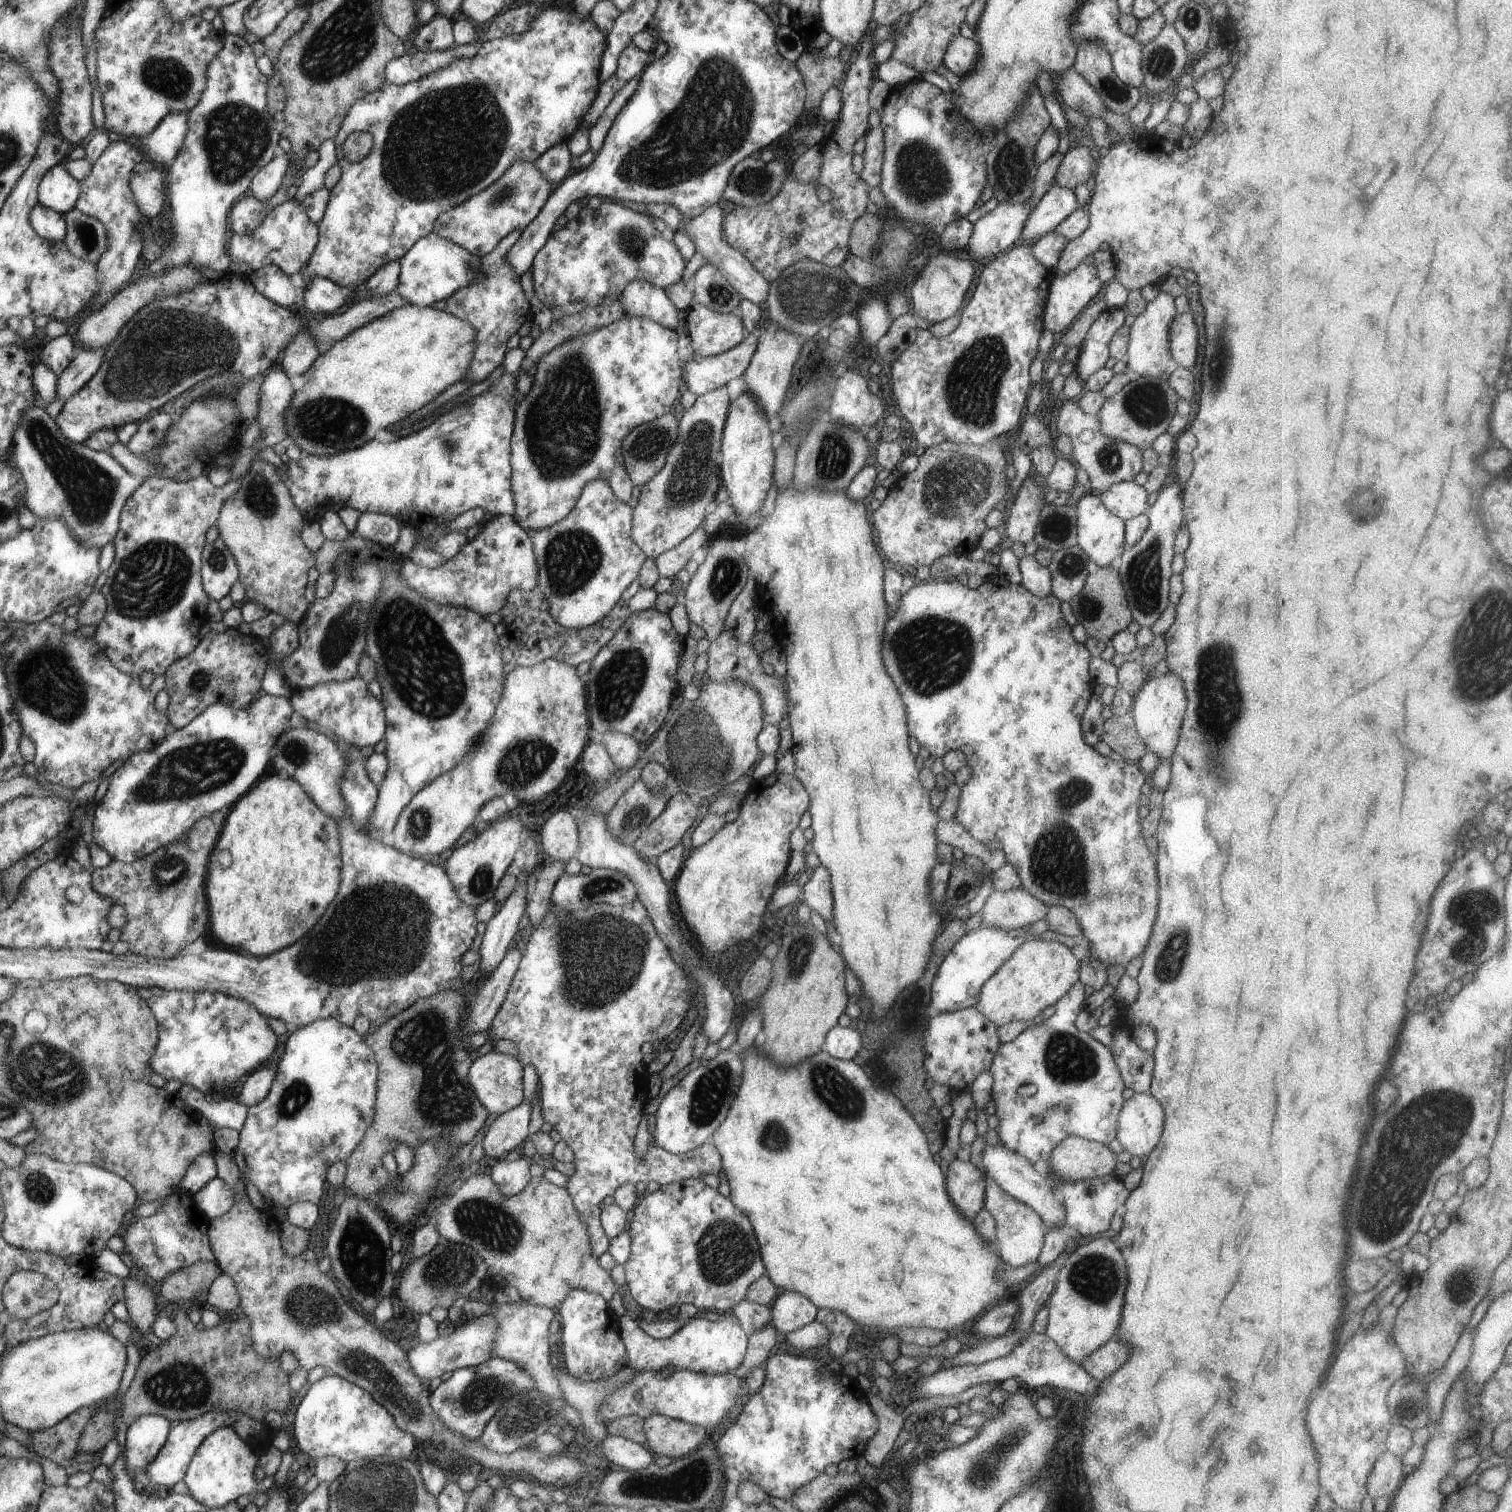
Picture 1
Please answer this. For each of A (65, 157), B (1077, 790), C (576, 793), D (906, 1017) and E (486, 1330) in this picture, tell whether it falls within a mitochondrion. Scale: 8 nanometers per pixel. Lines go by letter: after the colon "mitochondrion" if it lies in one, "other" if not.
A: other
B: mitochondrion
C: other
D: mitochondrion
E: other

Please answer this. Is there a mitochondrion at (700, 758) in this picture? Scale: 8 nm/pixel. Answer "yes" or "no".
yes

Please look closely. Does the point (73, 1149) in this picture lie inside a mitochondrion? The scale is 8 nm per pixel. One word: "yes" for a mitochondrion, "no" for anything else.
no

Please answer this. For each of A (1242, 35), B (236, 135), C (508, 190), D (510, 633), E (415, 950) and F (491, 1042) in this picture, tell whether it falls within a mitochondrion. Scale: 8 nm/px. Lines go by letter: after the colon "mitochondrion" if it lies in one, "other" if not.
A: other
B: mitochondrion
C: mitochondrion
D: other
E: other
F: other

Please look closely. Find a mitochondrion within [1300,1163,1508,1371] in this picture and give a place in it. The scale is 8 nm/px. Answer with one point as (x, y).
(1461, 1284)

